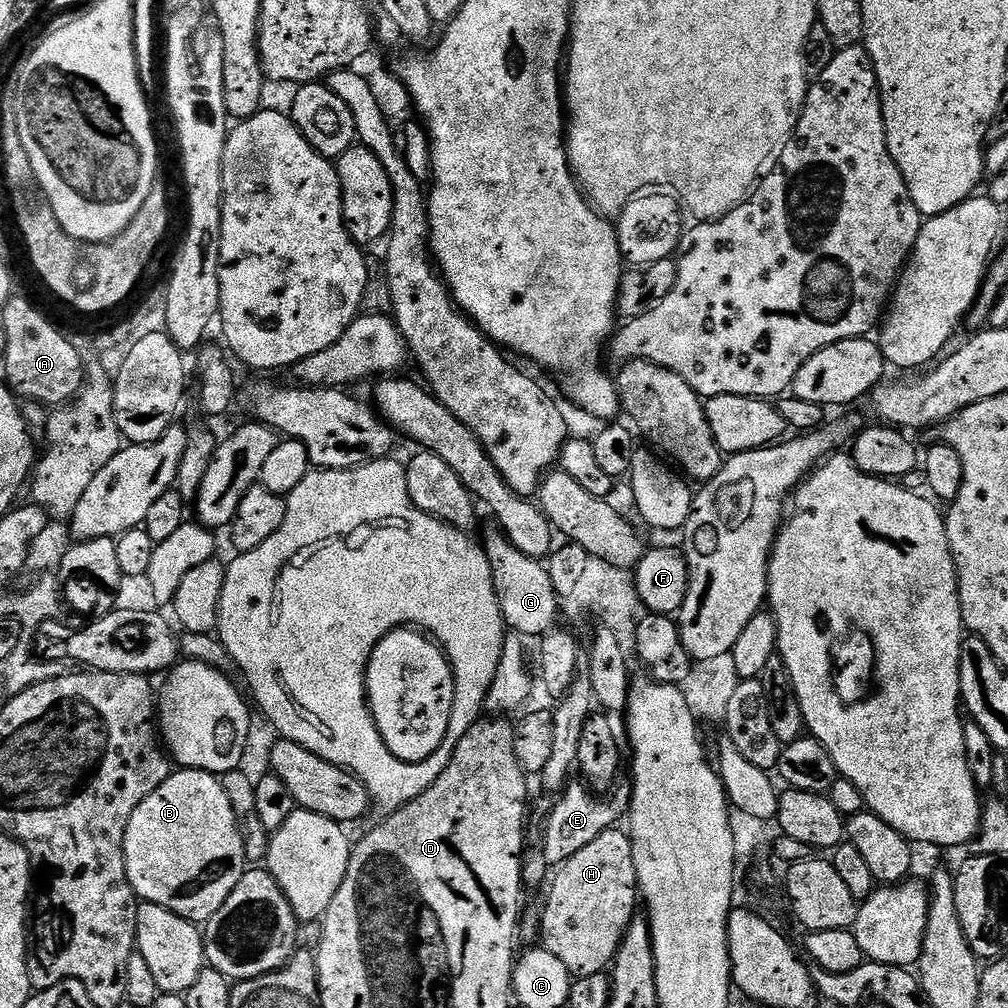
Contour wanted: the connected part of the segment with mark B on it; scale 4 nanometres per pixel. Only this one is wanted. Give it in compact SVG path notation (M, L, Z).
M193 768L173 771L130 814L124 861L130 886L141 901L166 906L197 926L214 918L246 871L242 834L219 779Z

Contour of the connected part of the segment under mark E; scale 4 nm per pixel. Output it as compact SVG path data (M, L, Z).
M569 783L564 791L559 793L557 800L560 801L553 806L552 813L549 814L548 821L544 824L544 856L529 855L523 861L522 879L529 889L538 887L544 879L545 883L550 876L548 868L559 869L561 864L565 864L574 854L578 854L578 850L582 850L582 846L590 846L590 842L594 842L594 838L598 838L598 834L602 834L608 828L617 827L627 813L630 799L627 787L617 787L611 795L605 798L603 795L589 790L583 783L580 783L581 785L576 783Z

